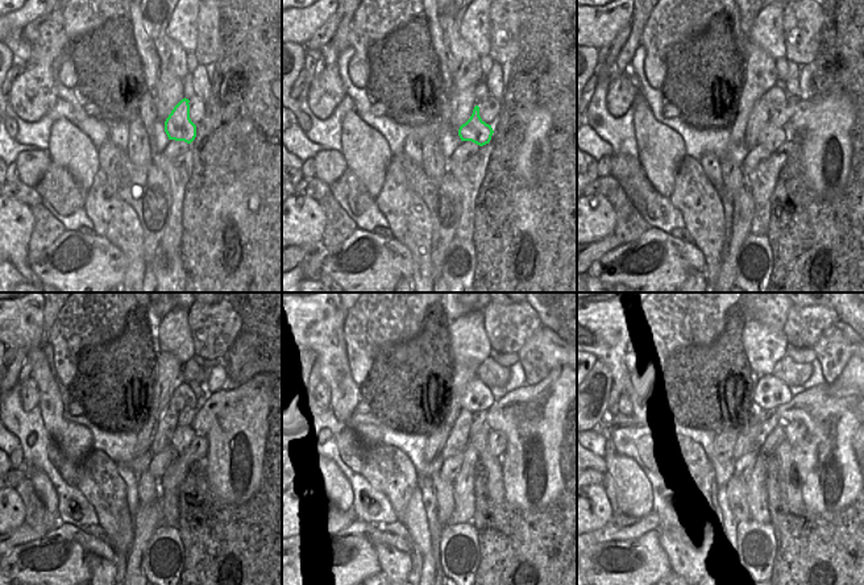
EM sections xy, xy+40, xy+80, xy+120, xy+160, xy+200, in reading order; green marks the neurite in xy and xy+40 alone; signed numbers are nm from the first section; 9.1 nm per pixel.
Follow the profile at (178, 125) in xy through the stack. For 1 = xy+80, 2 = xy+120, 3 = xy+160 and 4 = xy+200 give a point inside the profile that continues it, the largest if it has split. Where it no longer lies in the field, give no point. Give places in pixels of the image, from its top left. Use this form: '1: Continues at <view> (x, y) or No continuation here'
1: Continues at xy+80 (771, 136)
2: Continues at xy+120 (183, 435)
3: Continues at xy+160 (494, 485)
4: Continues at xy+200 (776, 445).

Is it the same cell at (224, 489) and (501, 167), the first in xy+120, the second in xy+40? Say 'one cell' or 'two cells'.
two cells

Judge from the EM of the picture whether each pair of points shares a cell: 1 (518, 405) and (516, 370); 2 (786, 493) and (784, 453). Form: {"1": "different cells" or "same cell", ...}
{"1": "different cells", "2": "same cell"}

